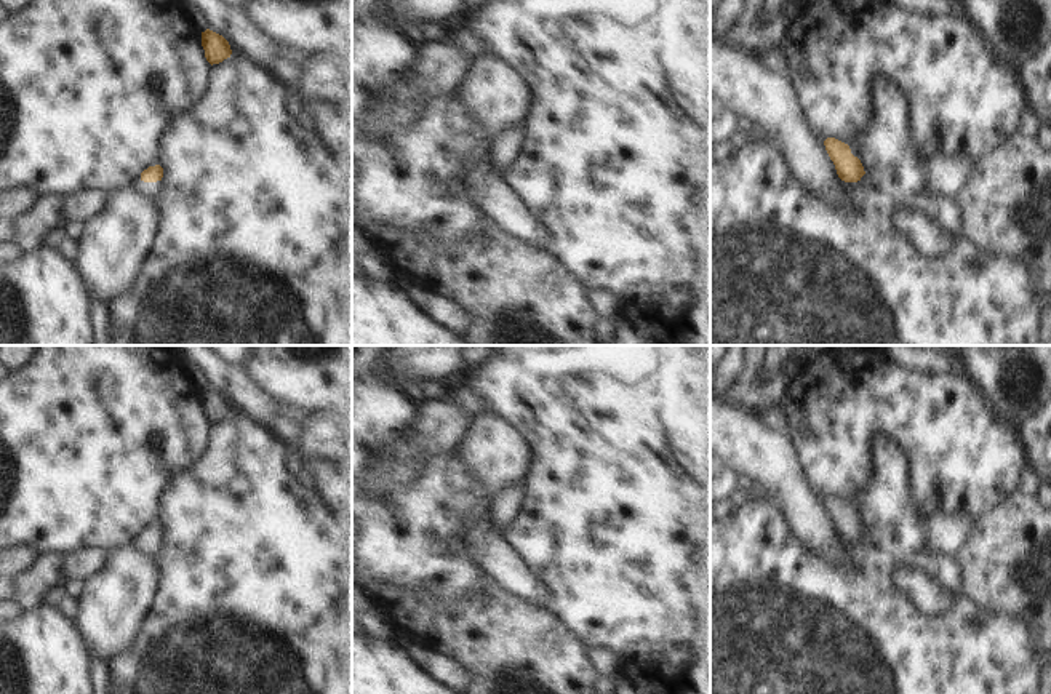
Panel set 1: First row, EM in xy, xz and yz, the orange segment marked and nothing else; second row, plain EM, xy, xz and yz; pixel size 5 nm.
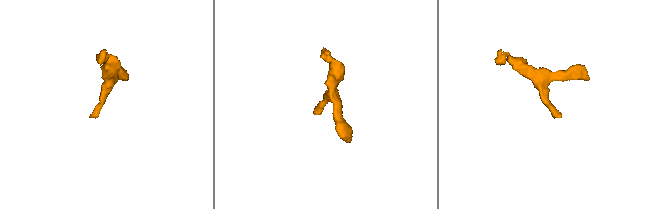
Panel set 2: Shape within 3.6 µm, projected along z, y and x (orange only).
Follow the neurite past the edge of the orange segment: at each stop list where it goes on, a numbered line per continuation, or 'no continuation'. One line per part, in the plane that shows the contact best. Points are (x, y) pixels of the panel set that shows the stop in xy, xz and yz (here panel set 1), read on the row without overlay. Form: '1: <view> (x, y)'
1: xy (146, 547)

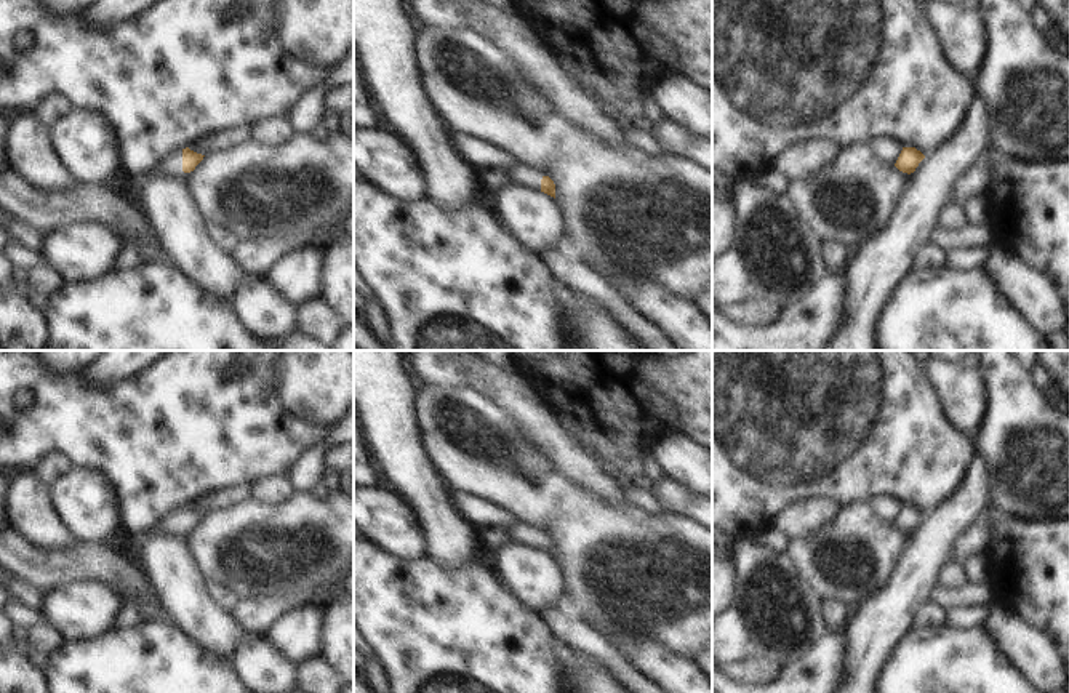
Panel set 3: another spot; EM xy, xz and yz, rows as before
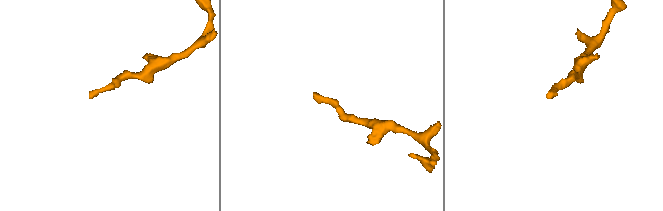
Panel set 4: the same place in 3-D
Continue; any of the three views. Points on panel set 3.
1: xy (172, 524)

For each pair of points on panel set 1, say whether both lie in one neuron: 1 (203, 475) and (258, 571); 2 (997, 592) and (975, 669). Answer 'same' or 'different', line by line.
1: same
2: different

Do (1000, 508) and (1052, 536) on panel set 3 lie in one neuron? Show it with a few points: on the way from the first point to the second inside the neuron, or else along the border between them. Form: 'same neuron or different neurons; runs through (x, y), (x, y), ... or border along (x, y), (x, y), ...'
different neurons; border along (989, 508), (1002, 516), (1029, 519), (1052, 516)

